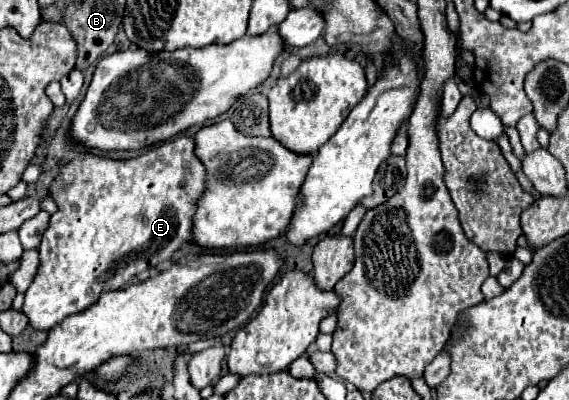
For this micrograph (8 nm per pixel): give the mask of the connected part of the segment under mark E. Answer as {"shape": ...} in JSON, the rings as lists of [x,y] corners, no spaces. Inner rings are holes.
{"shape":[[[179,136],[175,140],[163,142],[159,146],[151,146],[149,152],[137,156],[137,158],[129,158],[129,160],[113,160],[107,156],[97,156],[93,152],[79,152],[71,162],[63,164],[59,168],[59,174],[55,176],[55,180],[49,186],[49,196],[53,198],[53,202],[57,204],[57,212],[51,214],[49,226],[43,234],[41,246],[39,246],[39,260],[41,260],[41,270],[37,272],[33,284],[29,286],[29,290],[25,292],[25,304],[23,304],[23,312],[29,318],[29,324],[37,330],[51,330],[53,326],[57,326],[59,322],[63,322],[67,316],[71,314],[79,314],[83,310],[87,310],[91,304],[95,304],[99,300],[99,296],[103,292],[109,290],[119,290],[123,288],[133,276],[137,276],[143,270],[151,270],[167,260],[171,260],[171,256],[185,244],[191,240],[193,236],[193,214],[197,210],[197,202],[201,198],[201,194],[205,192],[205,166],[203,162],[197,158],[195,154],[195,140],[191,136]]]}

